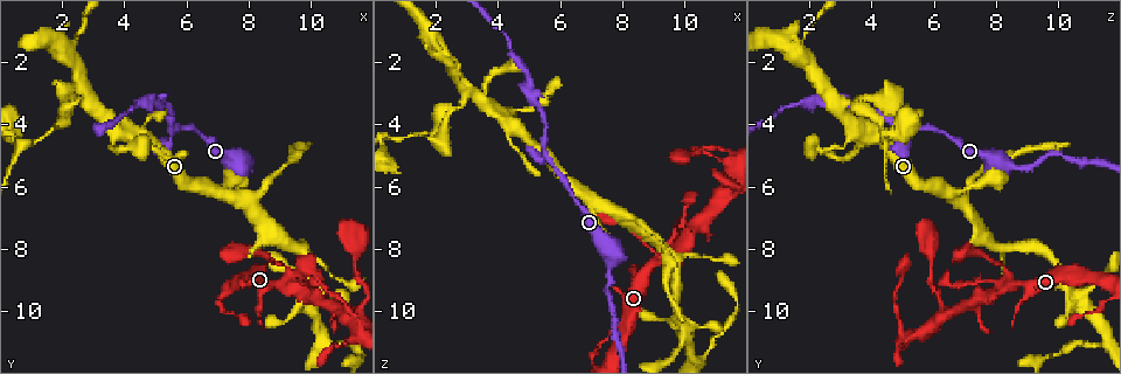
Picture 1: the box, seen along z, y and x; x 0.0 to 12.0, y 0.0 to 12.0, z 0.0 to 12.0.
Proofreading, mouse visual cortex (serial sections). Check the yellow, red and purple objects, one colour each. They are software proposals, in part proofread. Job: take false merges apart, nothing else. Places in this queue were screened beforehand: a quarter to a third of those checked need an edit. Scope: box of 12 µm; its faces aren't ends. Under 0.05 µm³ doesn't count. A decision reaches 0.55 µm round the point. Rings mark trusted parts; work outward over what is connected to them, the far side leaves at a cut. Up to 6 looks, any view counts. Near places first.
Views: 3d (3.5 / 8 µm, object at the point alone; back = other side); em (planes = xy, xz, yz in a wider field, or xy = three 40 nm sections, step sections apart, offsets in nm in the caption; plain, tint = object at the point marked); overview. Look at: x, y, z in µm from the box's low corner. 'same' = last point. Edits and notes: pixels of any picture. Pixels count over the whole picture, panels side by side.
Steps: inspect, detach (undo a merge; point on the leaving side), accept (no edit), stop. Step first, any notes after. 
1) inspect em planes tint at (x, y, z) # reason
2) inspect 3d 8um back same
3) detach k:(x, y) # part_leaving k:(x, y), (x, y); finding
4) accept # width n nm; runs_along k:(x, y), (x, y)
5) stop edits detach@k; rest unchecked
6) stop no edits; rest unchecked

inspect 3d 8um at (5.6, 4.2, 5.2) # three arms meet

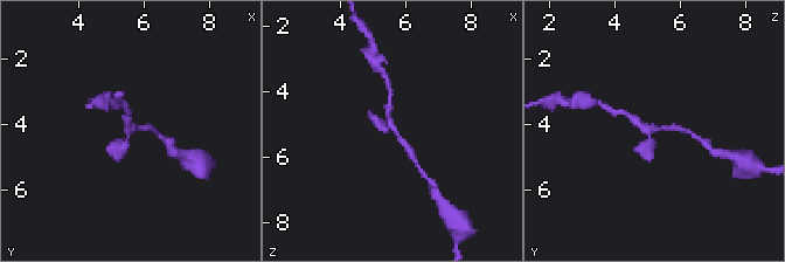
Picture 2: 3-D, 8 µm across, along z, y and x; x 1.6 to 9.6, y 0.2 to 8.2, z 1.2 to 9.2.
inspect 3d 3.5um at (5.8, 4.1, 5.2) # zoom in

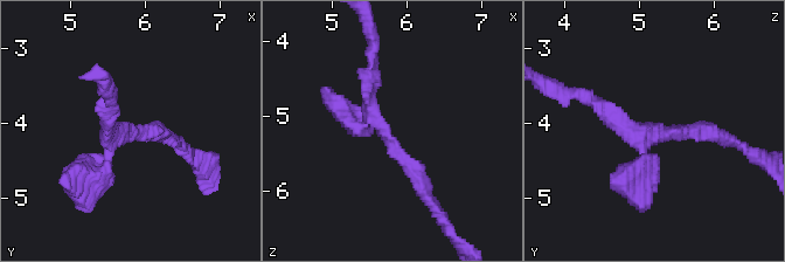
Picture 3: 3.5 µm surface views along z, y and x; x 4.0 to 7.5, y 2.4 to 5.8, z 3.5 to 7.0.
inspect em xy step 2 tint at (5.70, 4.10, 5.15) # arms 3; arm_widths 200, 250, 300 nm

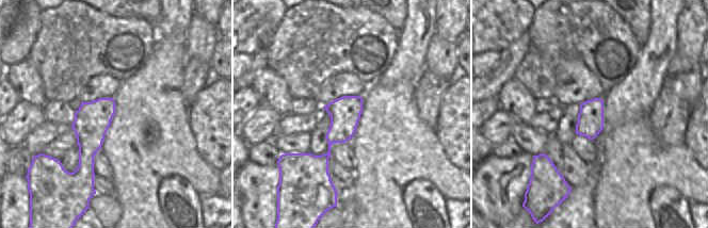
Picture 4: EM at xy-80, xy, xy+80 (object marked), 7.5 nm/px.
accept # width 240 nm; runs_along 4:(356, 98), (323, 159), (327, 179); all the same cell

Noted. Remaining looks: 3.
inspect 3d 3.5um at (10.2, 9.5, 7.5) # side arm on a straight run

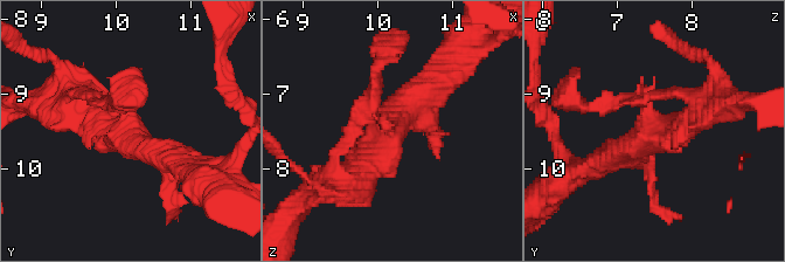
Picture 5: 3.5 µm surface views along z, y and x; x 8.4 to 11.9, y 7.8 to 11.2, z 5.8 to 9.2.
inspect em xy step 3 tint at (10.15, 9.60, 7.50) # now the EM

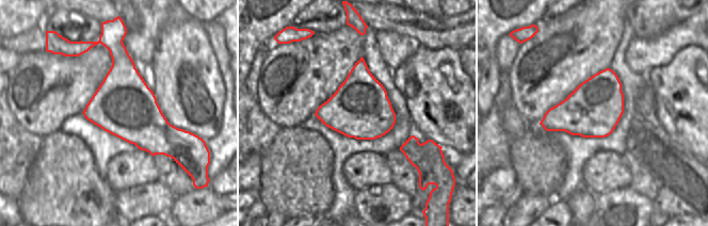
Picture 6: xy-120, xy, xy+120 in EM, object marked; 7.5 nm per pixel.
detach 5:(599, 103) # width 440 nm; part_leaving 5:(639, 97), (576, 104), (576, 68); a second cell is stuck on

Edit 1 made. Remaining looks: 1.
stop edits detach@5; rest unchecked

